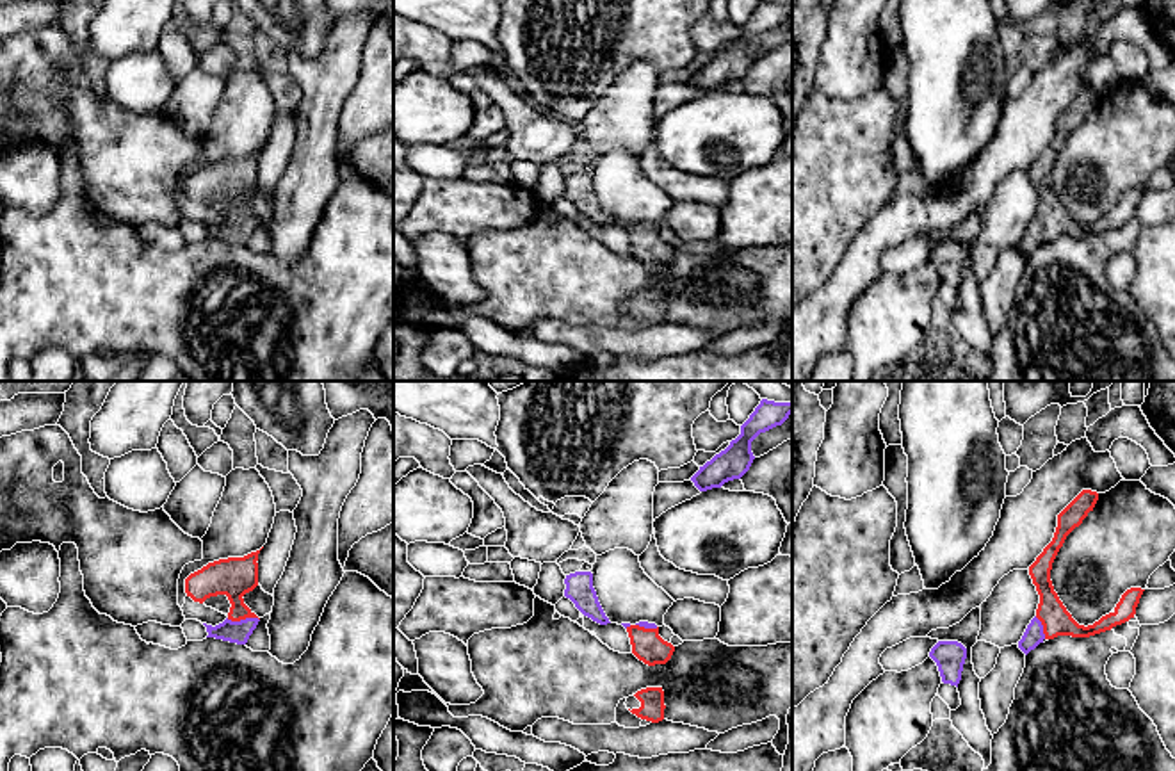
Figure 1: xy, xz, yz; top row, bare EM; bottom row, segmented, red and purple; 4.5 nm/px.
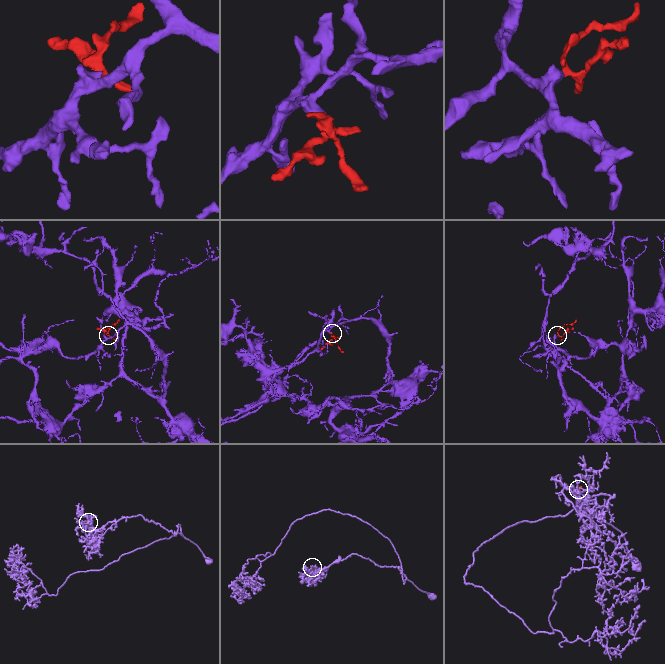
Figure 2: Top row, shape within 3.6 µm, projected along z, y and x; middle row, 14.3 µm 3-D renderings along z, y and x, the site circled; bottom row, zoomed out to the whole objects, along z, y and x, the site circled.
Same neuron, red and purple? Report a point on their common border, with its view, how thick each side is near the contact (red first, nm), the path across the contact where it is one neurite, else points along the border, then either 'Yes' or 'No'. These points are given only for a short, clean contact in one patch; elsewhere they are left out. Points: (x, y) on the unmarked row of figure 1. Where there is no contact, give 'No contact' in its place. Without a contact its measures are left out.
Touches red at xy (243, 219). Thickness 180 nm (red) against 100 nm. Path across: xy (234, 178), (235, 202), (243, 219), (239, 234). Yes

